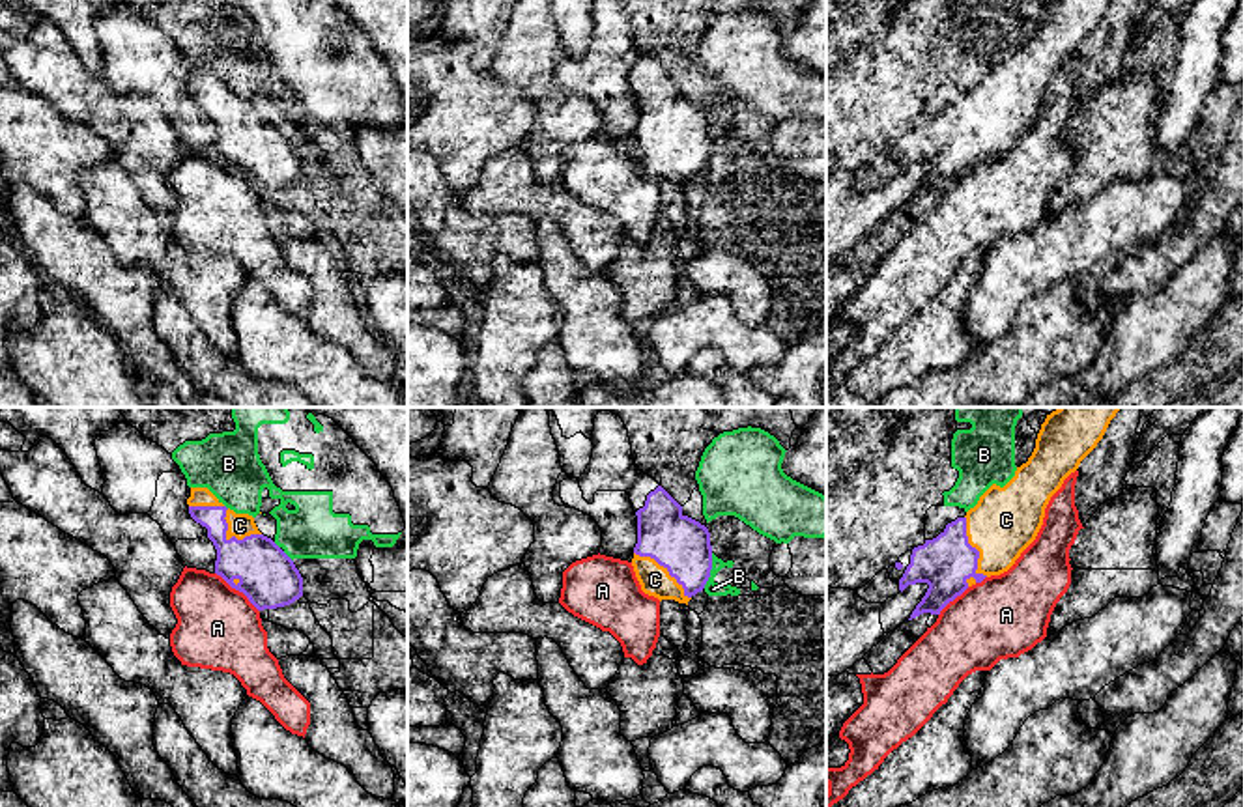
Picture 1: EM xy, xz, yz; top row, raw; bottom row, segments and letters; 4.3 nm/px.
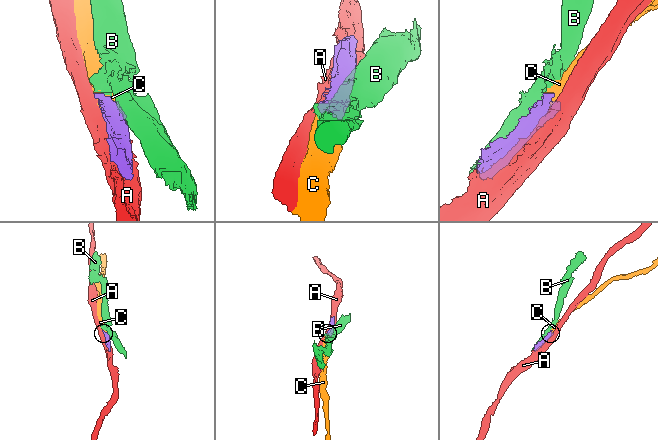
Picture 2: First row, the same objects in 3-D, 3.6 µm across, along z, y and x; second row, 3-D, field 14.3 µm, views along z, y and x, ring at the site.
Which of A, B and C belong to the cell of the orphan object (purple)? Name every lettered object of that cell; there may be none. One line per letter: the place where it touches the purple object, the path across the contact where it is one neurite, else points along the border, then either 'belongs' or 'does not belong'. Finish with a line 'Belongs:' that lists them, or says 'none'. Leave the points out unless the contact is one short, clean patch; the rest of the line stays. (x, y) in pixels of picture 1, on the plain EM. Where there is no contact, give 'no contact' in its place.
A: xy (238, 170) | does not belong
B: xz (711, 150) | does not belong
C: xz (664, 148) | belongs
Belongs: C

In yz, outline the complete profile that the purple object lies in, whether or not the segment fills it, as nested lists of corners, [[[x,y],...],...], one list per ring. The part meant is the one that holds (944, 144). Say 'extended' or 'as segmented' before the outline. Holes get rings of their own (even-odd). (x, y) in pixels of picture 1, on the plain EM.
extended; [[[1045,0],[1032,37],[1026,45],[1017,49],[1015,58],[1004,69],[993,65],[964,99],[957,99],[948,105],[936,120],[914,129],[910,146],[899,161],[899,172],[903,174],[908,166],[916,164],[927,164],[929,170],[908,202],[923,194],[940,196],[940,192],[968,168],[981,164],[985,159],[1007,153],[1036,121],[1050,78],[1097,28],[1110,2],[1112,0]]]

